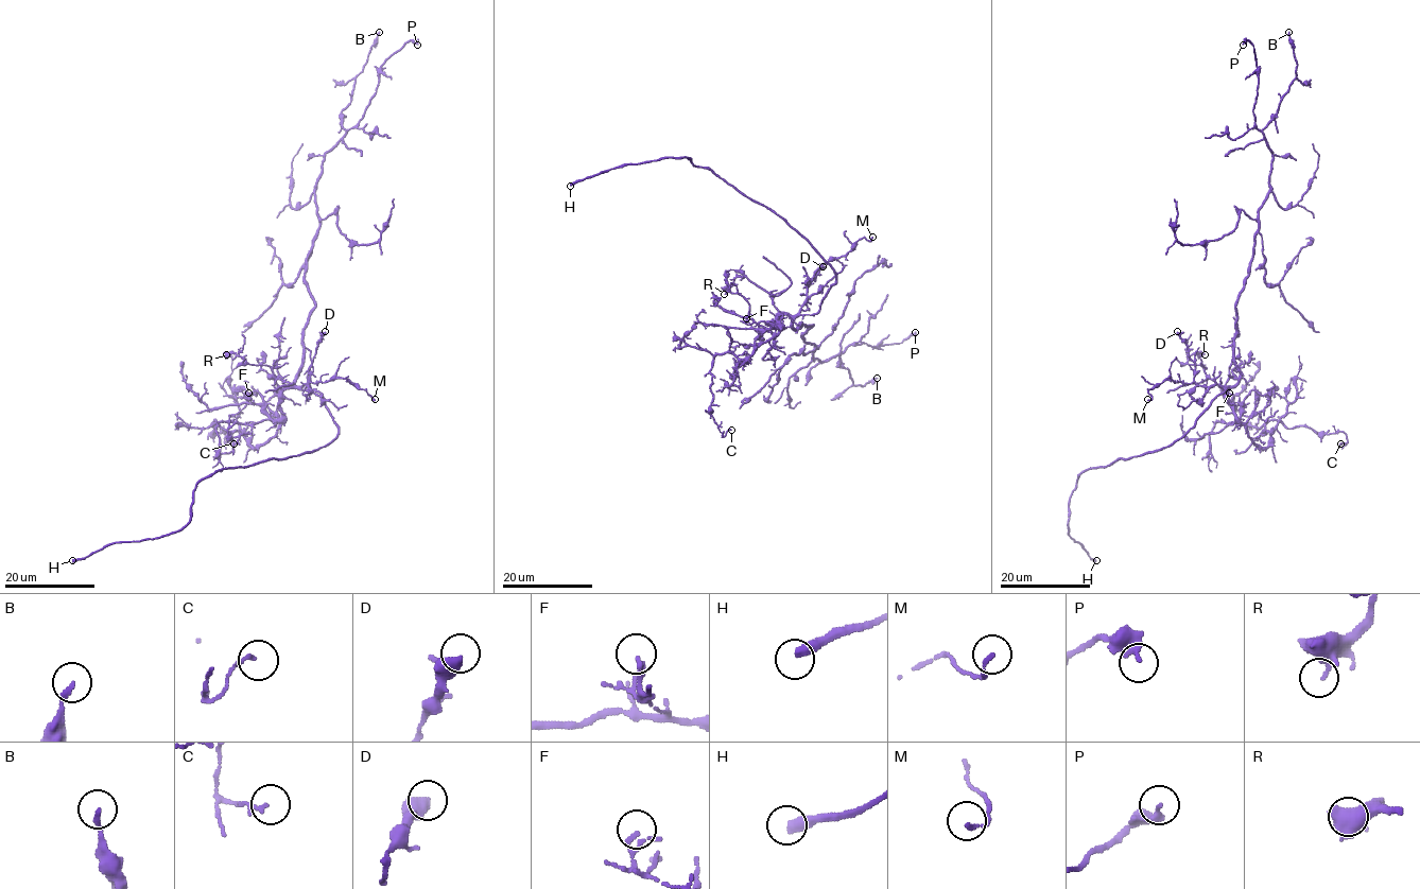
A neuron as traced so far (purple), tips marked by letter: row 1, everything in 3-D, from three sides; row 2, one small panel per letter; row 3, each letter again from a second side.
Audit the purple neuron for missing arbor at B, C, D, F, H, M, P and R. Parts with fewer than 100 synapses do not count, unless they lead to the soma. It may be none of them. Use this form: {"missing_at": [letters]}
{"missing_at": ["H"]}

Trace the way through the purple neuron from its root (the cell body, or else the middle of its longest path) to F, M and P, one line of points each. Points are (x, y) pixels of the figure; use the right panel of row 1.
F: (1226, 390), (1227, 401), (1237, 419), (1241, 404), (1229, 399), (1229, 393)
M: (1226, 390), (1217, 384), (1201, 386), (1169, 378), (1147, 390), (1152, 396), (1147, 399)
P: (1226, 390), (1239, 377), (1235, 300), (1248, 275), (1271, 159), (1252, 112), (1253, 47), (1243, 45)

